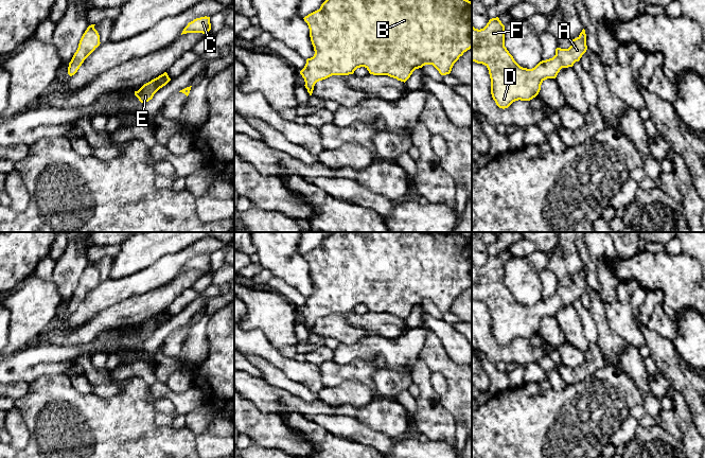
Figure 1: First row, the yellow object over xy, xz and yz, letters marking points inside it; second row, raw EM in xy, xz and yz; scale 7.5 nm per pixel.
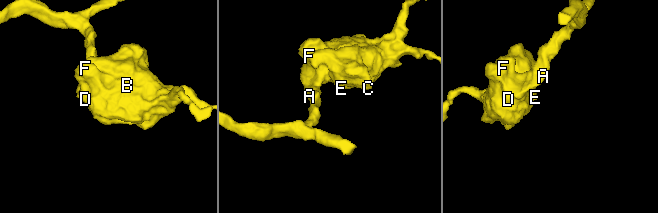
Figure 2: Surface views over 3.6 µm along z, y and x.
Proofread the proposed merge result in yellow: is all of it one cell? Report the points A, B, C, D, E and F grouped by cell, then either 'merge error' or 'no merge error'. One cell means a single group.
A B C D E F; no merge error

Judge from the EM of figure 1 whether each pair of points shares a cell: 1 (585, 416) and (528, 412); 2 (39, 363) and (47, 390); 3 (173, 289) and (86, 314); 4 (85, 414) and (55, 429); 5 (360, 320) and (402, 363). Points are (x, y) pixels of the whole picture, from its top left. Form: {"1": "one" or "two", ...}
{"1": "one", "2": "two", "3": "two", "4": "one", "5": "two"}

